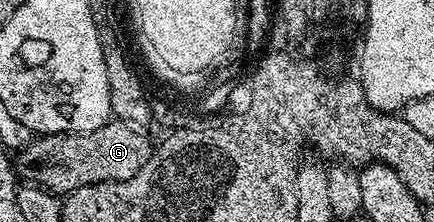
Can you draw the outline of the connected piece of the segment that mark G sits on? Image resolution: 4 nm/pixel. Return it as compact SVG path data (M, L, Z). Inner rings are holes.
M109 121L98 129L67 135L40 135L32 144L19 152L18 171L25 180L51 191L57 197L69 195L74 189L82 189L95 183L127 181L146 165L154 153L151 143L139 126L121 121Z

